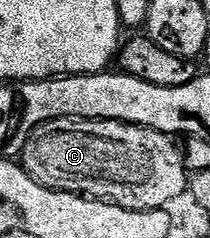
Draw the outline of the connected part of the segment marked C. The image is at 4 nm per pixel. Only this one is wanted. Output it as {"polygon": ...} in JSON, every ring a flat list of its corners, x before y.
{"polygon":[[61,118,60,120,45,122,33,129,27,141,24,142,21,149,21,167,39,184,44,184,46,188,56,188,58,192,73,192,83,198,94,198,129,210,137,210,138,212,152,212,158,208,166,209,171,206,167,204,171,204,174,200,179,200,182,196,185,196,189,188,189,173,183,161,183,153,180,145,172,137,166,136,164,132,133,126,132,124,122,124,116,120,70,120,69,118]]}

